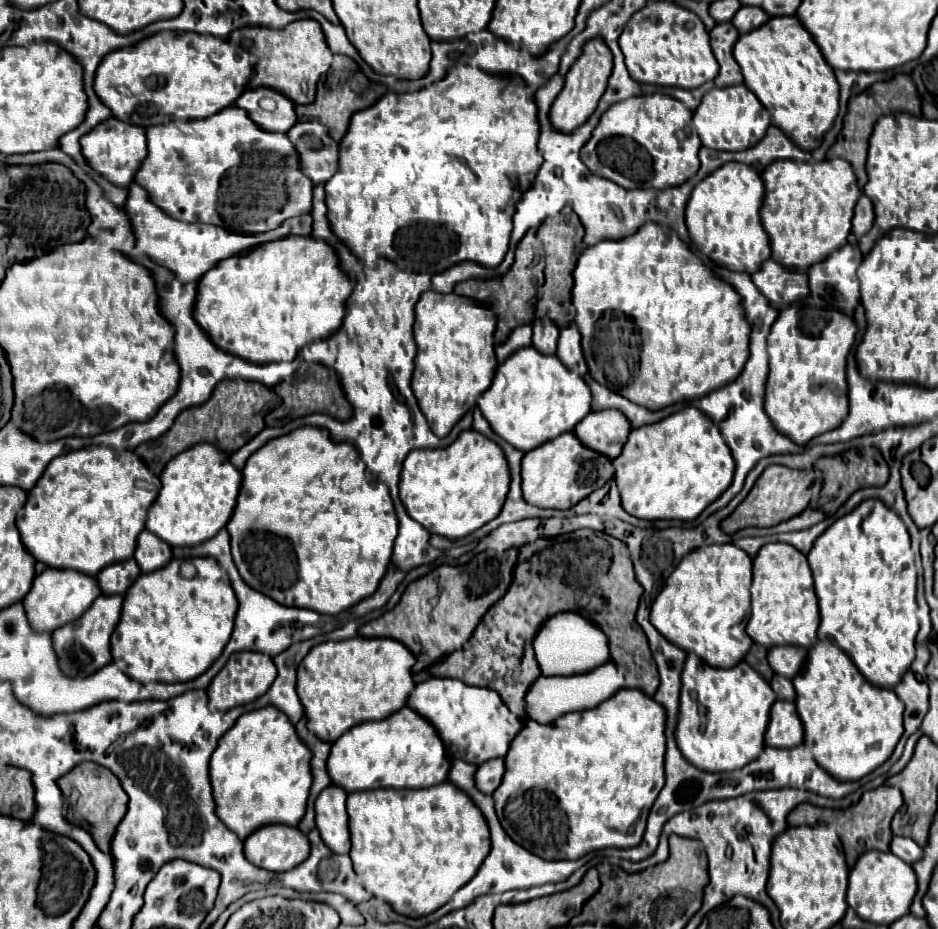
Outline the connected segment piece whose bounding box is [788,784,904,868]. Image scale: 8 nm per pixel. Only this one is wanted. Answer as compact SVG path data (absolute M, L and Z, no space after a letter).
M884 784L876 790L864 792L862 800L856 806L850 806L846 810L826 810L826 808L818 808L812 804L800 804L792 812L792 816L788 816L788 824L790 826L818 826L818 824L832 826L842 840L842 846L846 850L846 858L848 858L850 868L852 868L856 864L856 860L868 850L890 852L890 842L892 842L890 822L892 822L896 810L902 806L902 802L904 802L902 792L894 786Z

